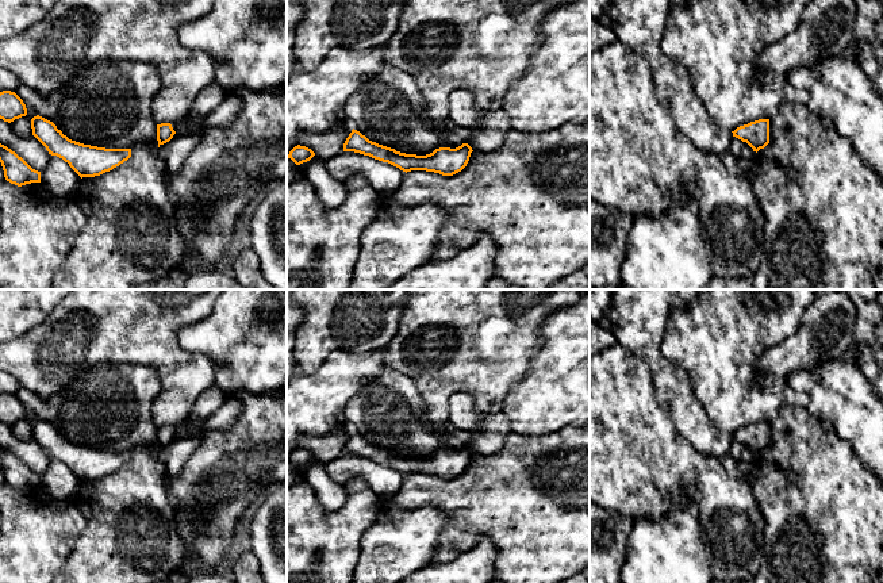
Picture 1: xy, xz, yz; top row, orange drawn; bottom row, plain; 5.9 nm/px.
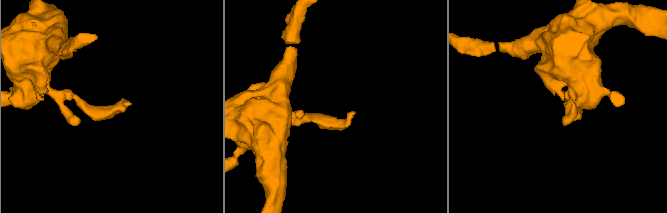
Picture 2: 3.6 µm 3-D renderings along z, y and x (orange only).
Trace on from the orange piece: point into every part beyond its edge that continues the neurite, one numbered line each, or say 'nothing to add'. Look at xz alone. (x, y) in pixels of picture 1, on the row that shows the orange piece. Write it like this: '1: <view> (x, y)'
nothing to add

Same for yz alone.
nothing to add

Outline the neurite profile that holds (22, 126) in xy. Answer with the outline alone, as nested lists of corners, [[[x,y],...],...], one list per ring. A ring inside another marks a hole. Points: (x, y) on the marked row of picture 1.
[[[24,116],[11,122],[11,127],[12,127],[14,133],[20,137],[28,137],[30,131],[31,131],[31,123]]]

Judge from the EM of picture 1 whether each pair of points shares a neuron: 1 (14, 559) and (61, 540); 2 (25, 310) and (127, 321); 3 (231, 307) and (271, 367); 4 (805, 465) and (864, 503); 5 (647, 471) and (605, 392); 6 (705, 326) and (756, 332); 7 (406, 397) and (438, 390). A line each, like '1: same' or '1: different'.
1: same
2: different
3: same
4: same
5: same
6: same
7: different

